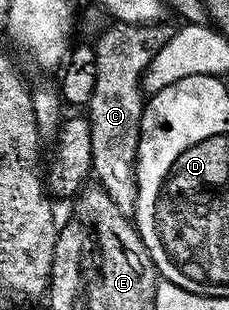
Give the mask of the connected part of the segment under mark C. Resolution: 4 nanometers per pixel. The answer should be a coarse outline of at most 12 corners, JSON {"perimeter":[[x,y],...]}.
{"perimeter":[[165,24],[97,34],[93,174],[126,216],[138,198],[144,94]]}

